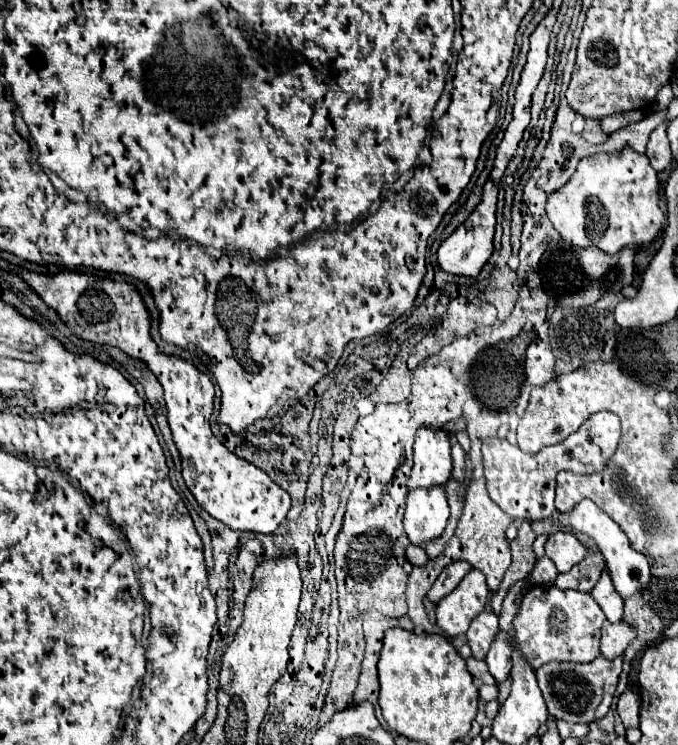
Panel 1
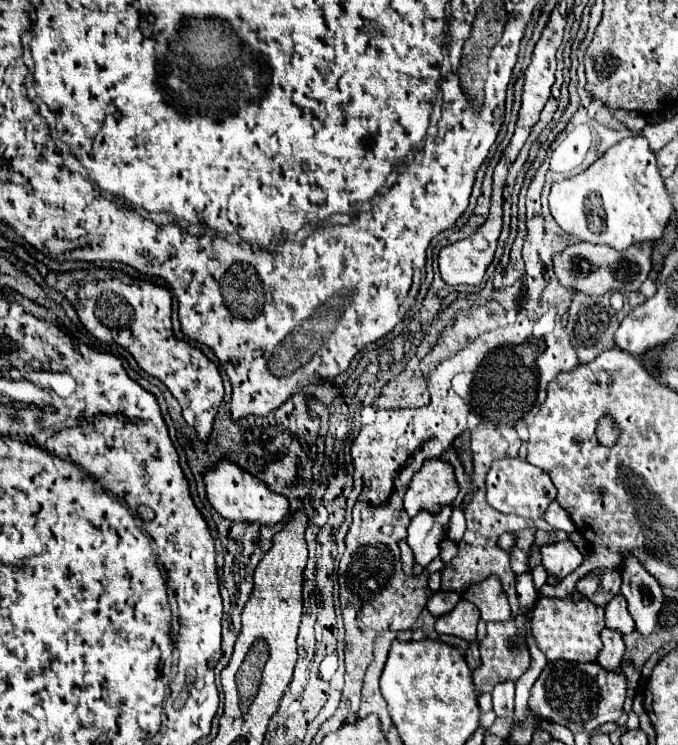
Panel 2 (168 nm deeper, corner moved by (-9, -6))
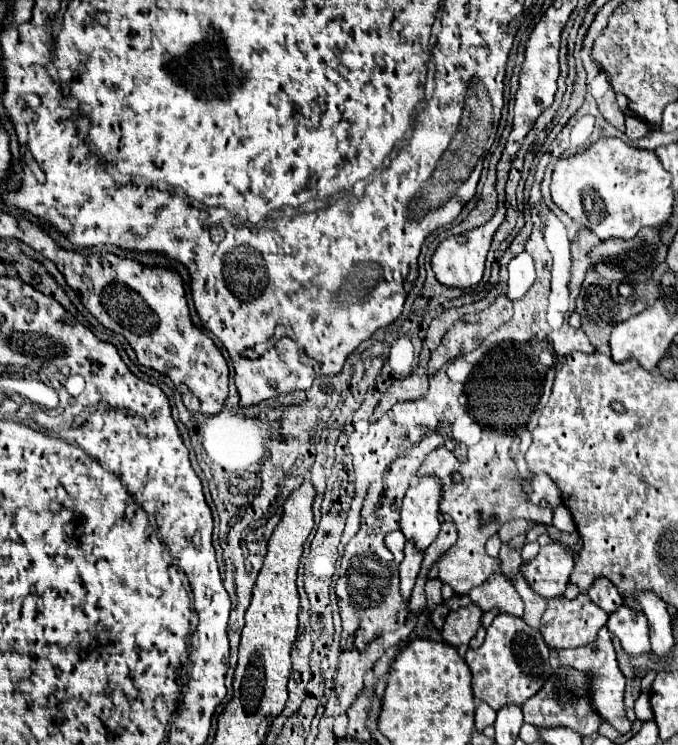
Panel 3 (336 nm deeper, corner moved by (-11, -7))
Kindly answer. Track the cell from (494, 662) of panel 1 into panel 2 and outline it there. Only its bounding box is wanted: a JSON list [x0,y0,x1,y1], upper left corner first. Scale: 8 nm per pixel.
[493,681,515,717]

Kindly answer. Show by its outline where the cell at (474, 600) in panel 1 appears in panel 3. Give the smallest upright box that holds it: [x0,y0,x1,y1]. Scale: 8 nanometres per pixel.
[441,604,483,648]

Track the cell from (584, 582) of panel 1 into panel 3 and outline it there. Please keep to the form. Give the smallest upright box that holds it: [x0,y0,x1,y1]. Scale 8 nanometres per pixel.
[589,578,623,614]

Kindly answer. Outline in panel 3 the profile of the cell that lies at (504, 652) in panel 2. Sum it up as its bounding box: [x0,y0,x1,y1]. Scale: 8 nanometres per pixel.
[465,614,553,710]

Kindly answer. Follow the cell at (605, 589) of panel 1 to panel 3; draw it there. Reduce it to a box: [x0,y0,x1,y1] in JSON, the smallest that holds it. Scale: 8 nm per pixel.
[607,606,651,656]

